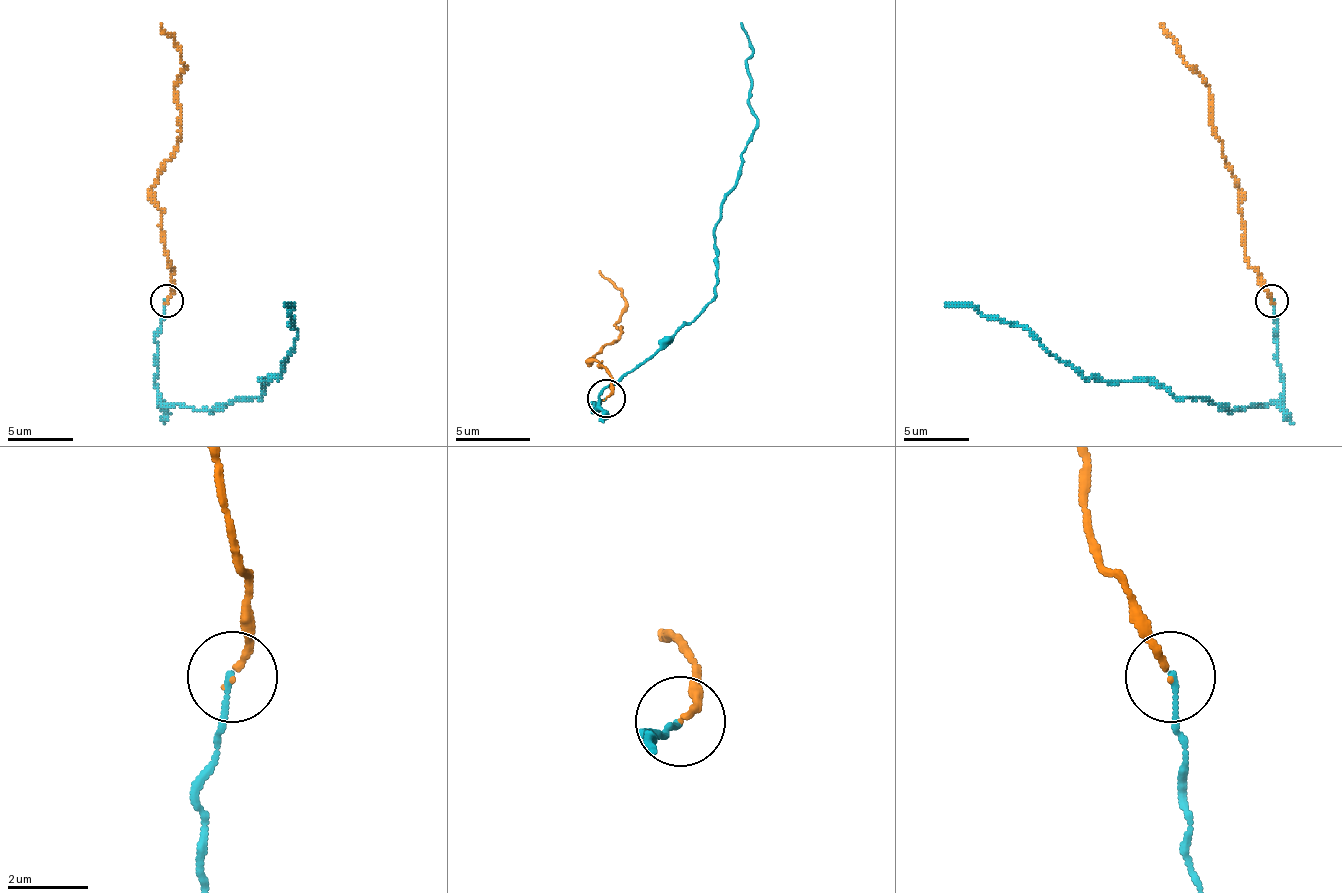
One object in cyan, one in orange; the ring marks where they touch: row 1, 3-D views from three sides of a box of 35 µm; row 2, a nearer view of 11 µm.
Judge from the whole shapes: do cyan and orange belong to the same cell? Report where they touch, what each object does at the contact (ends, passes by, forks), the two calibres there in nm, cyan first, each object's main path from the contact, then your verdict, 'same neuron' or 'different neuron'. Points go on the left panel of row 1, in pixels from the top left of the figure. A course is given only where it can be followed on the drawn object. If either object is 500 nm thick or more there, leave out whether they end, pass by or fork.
place (167, 301); cyan ends; orange ends; calibres 130 and 140 nm; course cyan (167, 300), (158, 394), (197, 410), (258, 397), (281, 375), (297, 332), (284, 303); course orange (167, 300), (171, 280), (161, 209), (151, 186), (180, 134), (174, 85), (184, 66), (180, 46), (161, 23); same neuron

